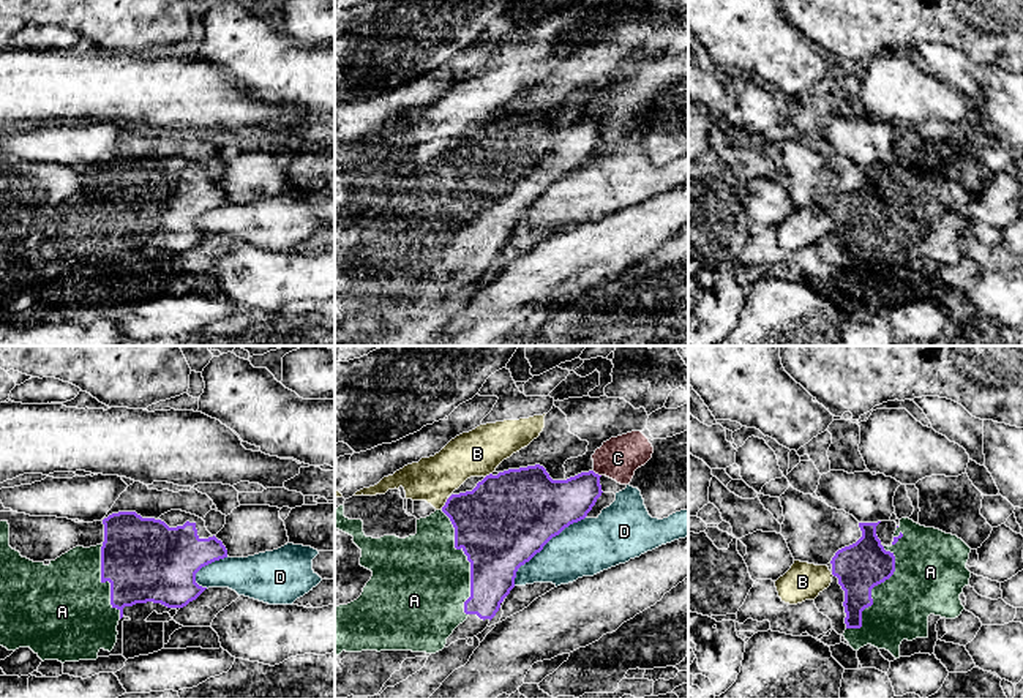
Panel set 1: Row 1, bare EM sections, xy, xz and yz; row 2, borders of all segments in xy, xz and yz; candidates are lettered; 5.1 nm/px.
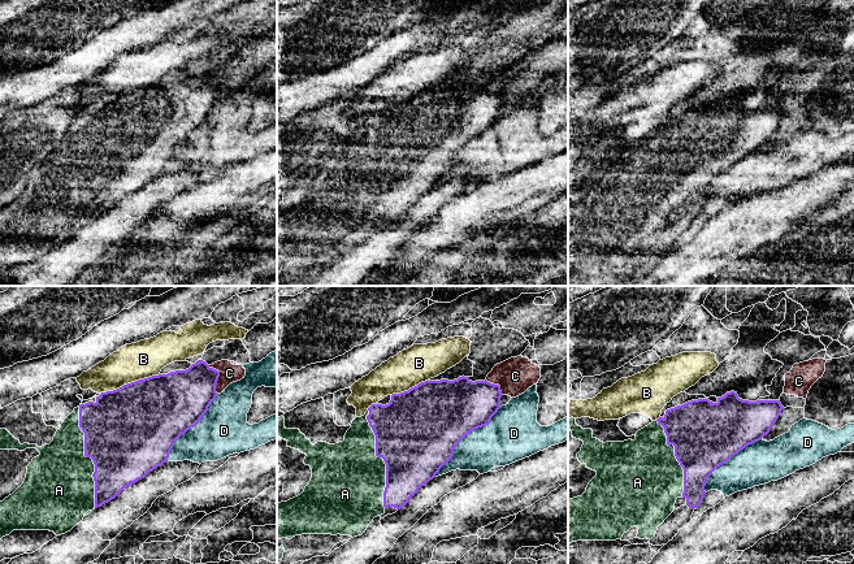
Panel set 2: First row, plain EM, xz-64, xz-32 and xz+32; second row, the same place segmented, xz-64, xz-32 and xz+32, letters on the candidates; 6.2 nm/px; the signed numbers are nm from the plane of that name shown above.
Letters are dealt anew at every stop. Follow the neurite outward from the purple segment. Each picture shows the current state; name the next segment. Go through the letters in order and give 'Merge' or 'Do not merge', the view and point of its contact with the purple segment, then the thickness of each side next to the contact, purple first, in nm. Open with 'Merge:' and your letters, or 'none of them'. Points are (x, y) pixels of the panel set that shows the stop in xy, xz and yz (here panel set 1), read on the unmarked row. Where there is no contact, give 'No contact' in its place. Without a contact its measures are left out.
Merge: A
A: Merge. Touches purple at xz (468, 206). Thickness 460 nm (purple) against 460 nm
B: Do not merge. Touches purple at xz (445, 149). Thickness 380 nm (purple) against 220 nm
C: Do not merge. Touches purple at xz (597, 120). Thickness 240 nm (purple) against 220 nm
D: Do not merge. Touches purple at xz (543, 191). Thickness 460 nm (purple) against 280 nm

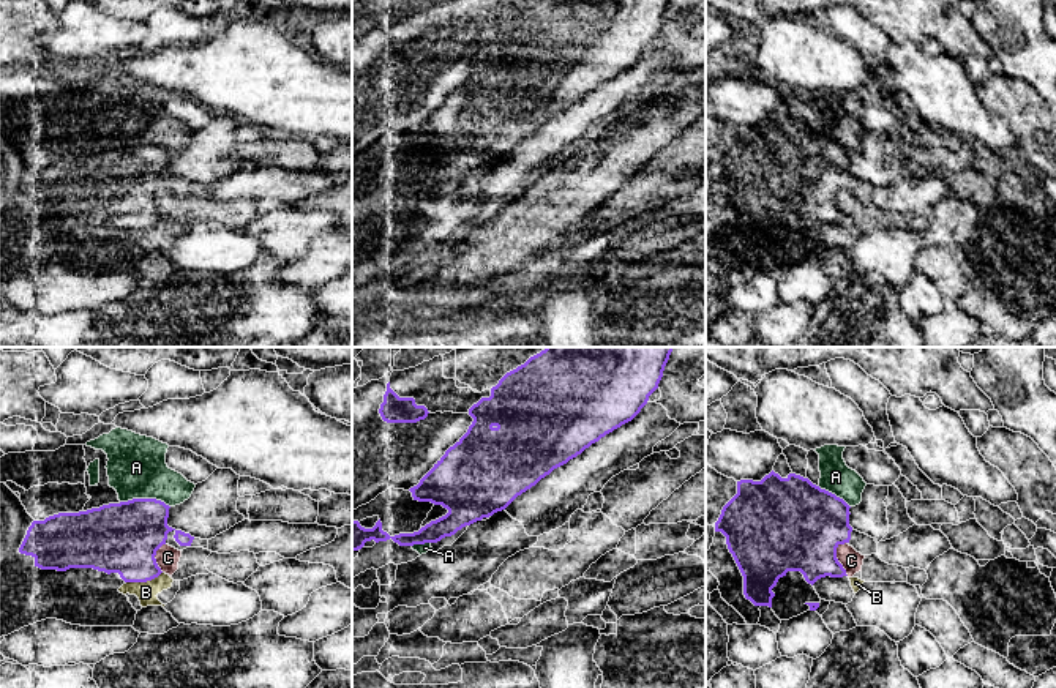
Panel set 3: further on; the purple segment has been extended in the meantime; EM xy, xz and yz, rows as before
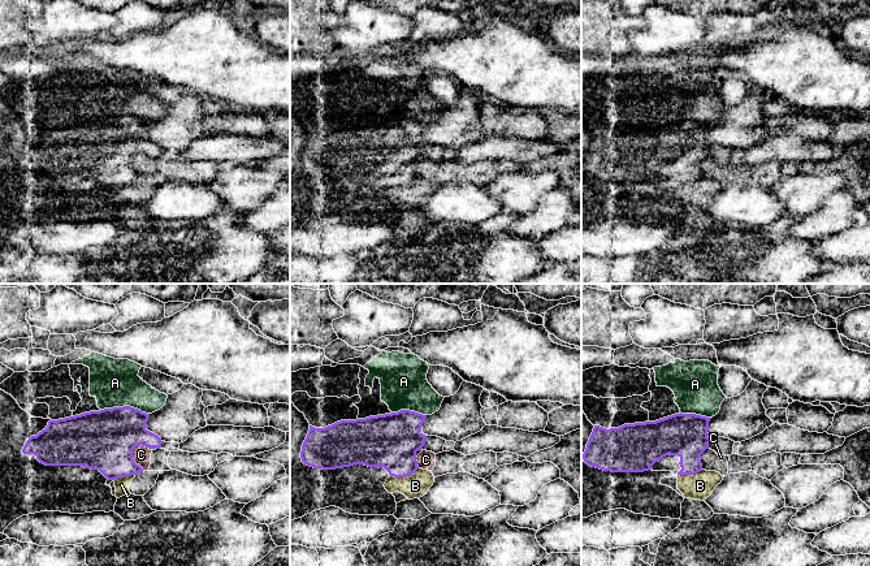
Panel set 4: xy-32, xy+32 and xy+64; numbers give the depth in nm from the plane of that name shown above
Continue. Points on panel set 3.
Merge: none of them
A: Do not merge. Touches purple at xy (146, 145). Thickness 360 nm (purple) against 300 nm
B: Do not merge. Touches purple at xy (144, 228). Thickness 360 nm (purple) against 100 nm
C: Do not merge. Touches purple at yz (835, 204). Thickness 460 nm (purple) against 110 nm

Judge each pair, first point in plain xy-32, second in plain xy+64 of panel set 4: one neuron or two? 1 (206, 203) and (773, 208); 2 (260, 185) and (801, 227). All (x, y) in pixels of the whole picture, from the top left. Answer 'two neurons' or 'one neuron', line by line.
1: one neuron
2: two neurons

